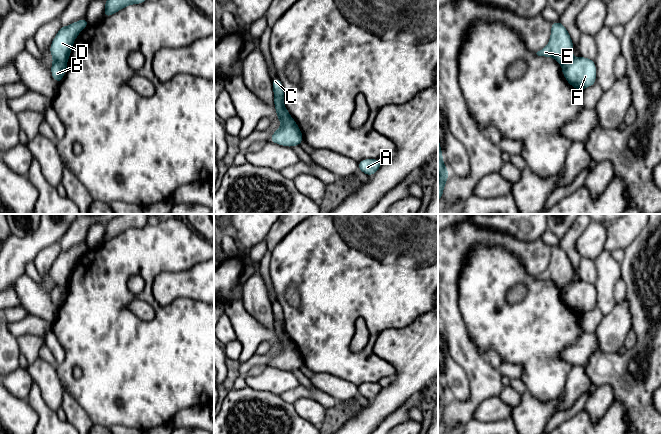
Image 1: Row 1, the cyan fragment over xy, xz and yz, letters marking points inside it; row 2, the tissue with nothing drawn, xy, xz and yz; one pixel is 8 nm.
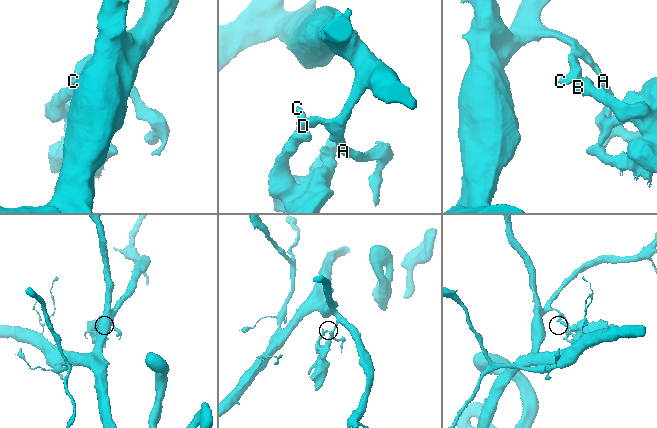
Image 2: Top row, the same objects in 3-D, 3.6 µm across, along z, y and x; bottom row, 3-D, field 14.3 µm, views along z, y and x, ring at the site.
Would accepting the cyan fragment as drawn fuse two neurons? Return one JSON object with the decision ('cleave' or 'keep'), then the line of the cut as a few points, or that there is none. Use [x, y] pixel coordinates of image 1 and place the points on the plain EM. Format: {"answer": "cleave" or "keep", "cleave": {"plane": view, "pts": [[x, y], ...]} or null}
{"answer": "cleave", "cleave": {"plane": "xy", "pts": [[54, 284], [66, 286]]}}

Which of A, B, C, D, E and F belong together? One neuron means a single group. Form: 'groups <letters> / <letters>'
groups A C D E / B F

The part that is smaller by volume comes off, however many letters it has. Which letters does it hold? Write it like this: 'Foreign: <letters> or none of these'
Foreign: B, F

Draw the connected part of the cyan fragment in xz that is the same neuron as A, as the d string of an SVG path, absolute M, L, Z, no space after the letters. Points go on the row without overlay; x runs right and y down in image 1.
M363 383L358 386L358 394L367 400L375 398L381 390L382 386L379 383Z

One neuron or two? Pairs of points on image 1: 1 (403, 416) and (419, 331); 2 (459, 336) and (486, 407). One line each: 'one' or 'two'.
1: two
2: two

